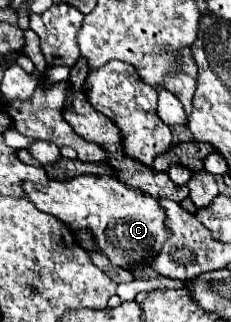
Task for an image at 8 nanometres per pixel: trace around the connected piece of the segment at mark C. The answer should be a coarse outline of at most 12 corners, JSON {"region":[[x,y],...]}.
{"region":[[117,177],[21,181],[39,211],[91,229],[113,265],[139,269],[167,229],[157,199]]}

